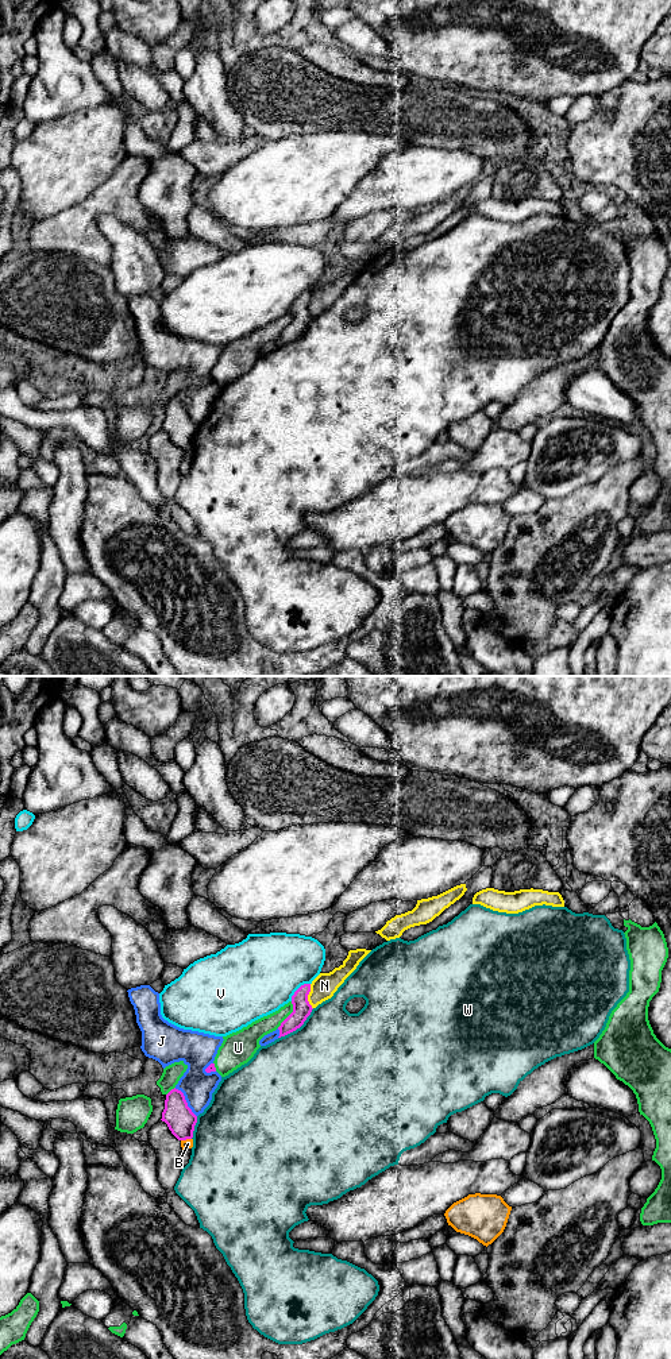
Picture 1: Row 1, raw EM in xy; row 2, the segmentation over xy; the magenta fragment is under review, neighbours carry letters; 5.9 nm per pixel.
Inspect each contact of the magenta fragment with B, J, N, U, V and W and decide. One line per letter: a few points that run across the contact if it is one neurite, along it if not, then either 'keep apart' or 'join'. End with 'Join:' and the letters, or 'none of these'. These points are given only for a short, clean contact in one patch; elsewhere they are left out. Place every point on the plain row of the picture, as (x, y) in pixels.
B: keep apart
J: keep apart
N: xy (309, 293), (308, 312), (312, 317) | keep apart
U: keep apart
V: keep apart
W: keep apart
Join: none of these

